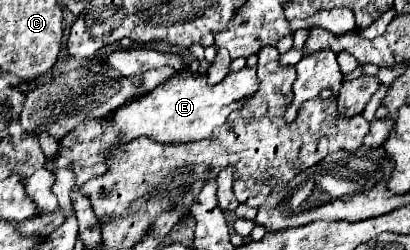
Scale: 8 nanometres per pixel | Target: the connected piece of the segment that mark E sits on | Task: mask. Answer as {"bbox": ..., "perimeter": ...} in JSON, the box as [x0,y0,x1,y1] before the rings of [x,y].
{"bbox":[102,68,258,154],"perimeter":[[[242,68],[240,72],[228,74],[220,84],[208,86],[204,74],[180,72],[174,80],[160,84],[152,92],[120,106],[112,118],[110,126],[102,134],[102,154],[114,150],[120,142],[130,142],[138,136],[150,136],[158,142],[180,142],[180,140],[202,140],[210,138],[216,126],[222,126],[228,114],[242,106],[242,100],[250,92],[258,90],[256,68]]]}

